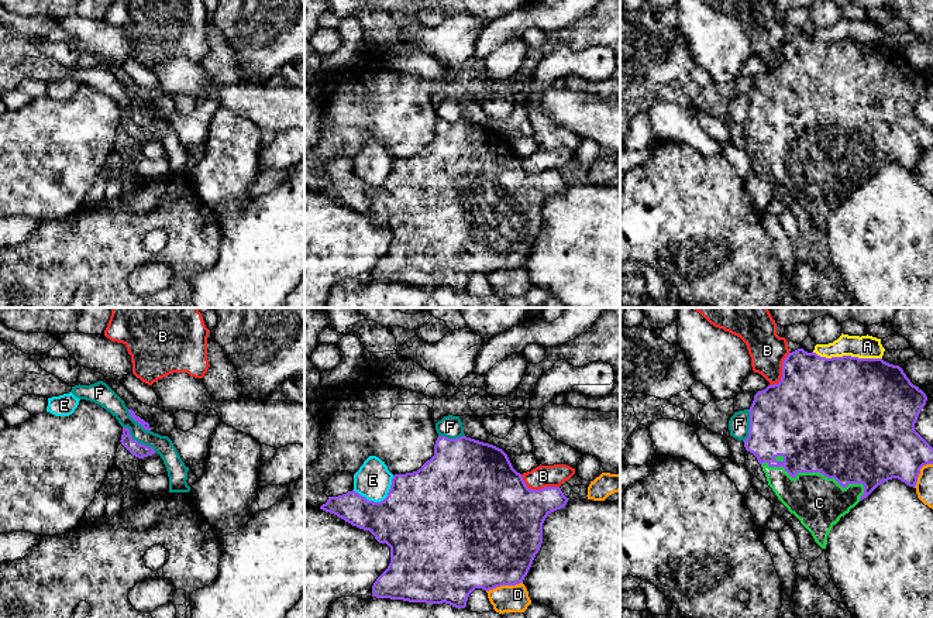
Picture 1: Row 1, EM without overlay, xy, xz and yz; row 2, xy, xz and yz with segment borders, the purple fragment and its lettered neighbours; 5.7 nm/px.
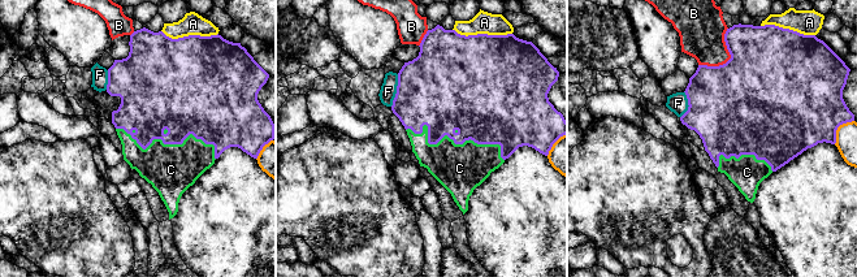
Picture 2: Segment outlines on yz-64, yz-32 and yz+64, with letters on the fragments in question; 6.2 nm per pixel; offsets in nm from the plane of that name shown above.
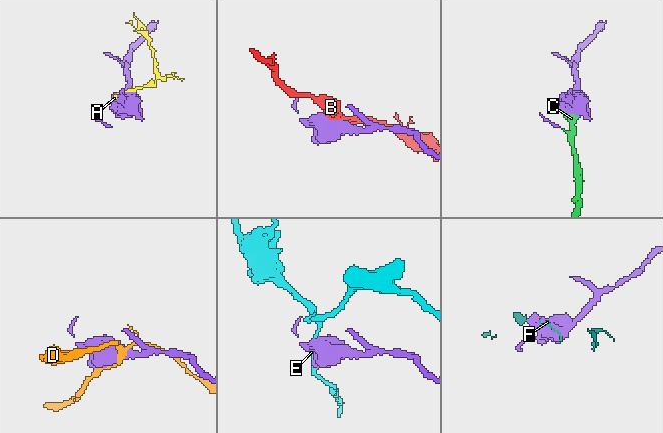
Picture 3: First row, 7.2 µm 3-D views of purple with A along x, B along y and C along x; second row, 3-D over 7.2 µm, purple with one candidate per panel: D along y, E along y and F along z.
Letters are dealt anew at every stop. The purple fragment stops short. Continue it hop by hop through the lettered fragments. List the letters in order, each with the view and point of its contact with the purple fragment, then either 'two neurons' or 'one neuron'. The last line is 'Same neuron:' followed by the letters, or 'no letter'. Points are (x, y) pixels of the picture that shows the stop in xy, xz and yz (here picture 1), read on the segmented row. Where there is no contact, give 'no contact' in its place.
A: contact yz (847, 356); two neurons
B: contact xz (537, 490); two neurons
C: contact yz (816, 471); one neuron
D: contact xz (503, 584); two neurons
E: contact xz (381, 501); two neurons
F: contact xy (136, 440); two neurons
Same neuron: C

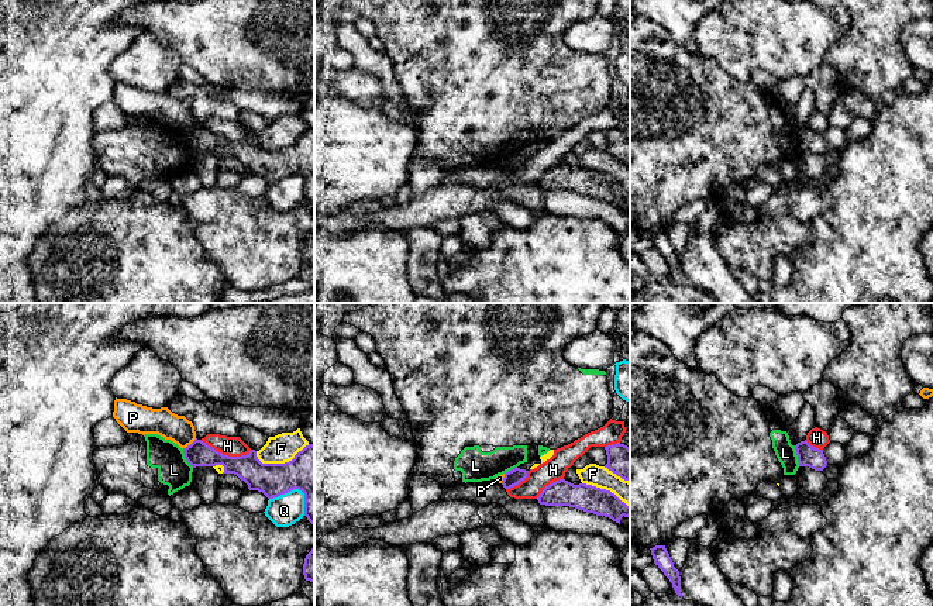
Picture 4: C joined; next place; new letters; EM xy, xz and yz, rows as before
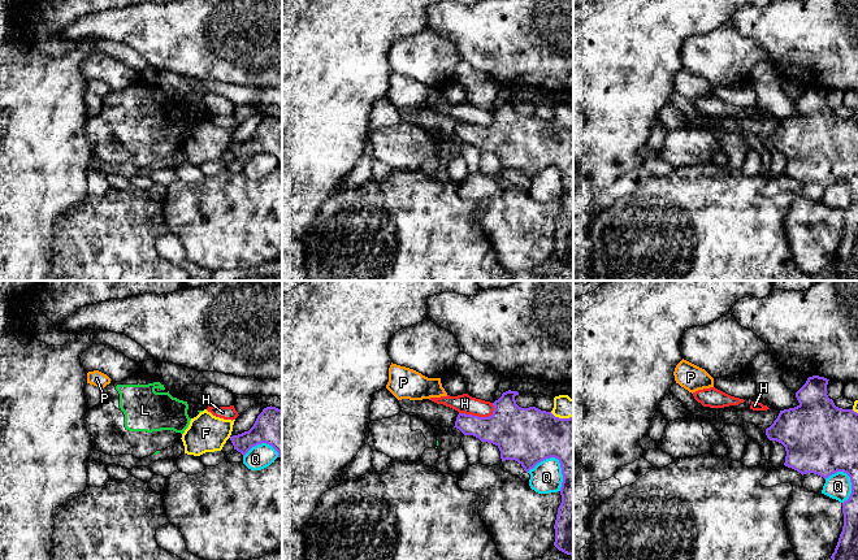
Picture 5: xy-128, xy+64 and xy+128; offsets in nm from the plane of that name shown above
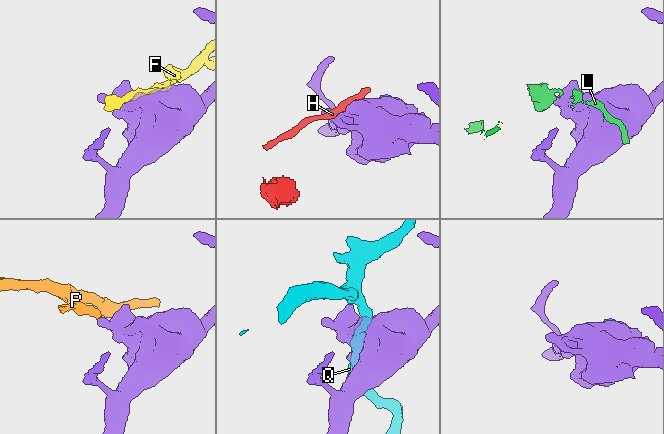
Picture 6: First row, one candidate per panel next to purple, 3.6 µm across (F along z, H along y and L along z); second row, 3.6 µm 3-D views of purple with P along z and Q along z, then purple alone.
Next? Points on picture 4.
F: contact xy (282, 464); two neurons
H: contact xy (226, 455); two neurons
L: contact yz (796, 454); two neurons
P: contact xy (190, 444); two neurons
Q: contact xy (298, 488); two neurons
Same neuron: no letter

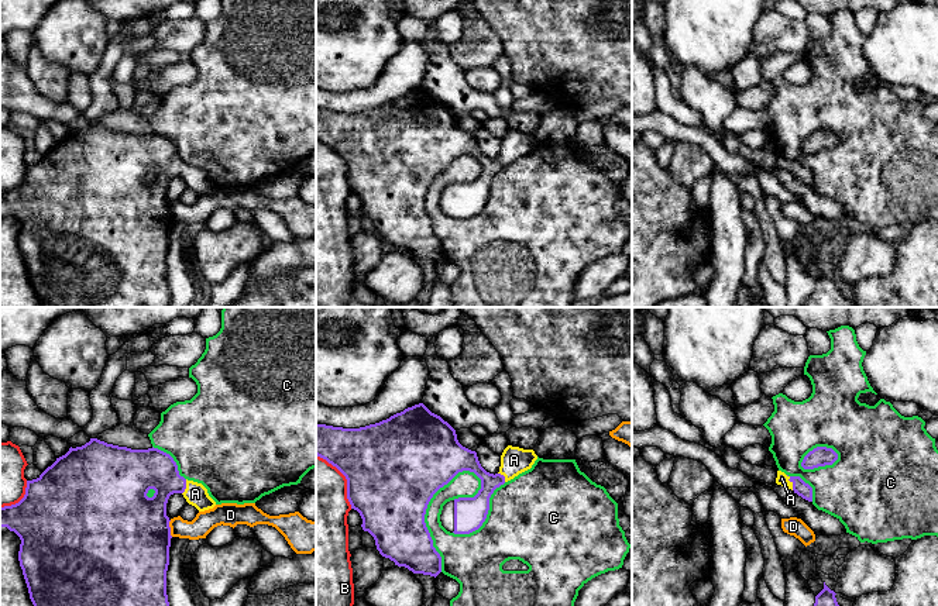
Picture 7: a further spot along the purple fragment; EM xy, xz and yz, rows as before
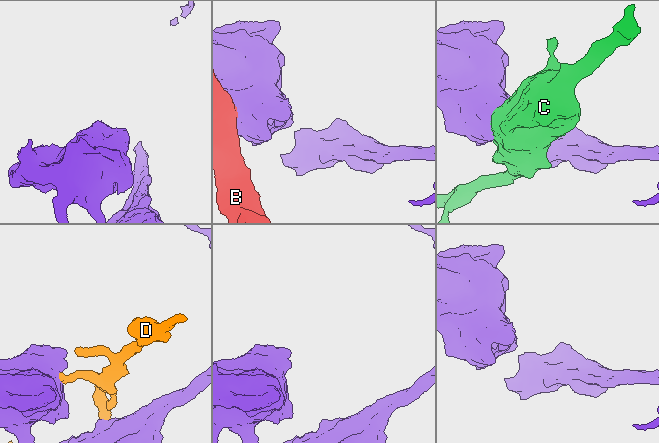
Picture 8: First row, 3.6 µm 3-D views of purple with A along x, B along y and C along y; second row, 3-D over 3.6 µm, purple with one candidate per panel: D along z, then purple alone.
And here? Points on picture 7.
A: contact yz (790, 481); one neuron
B: contact xz (346, 478); two neurons
C: contact xz (423, 516); two neurons
D: contact xy (169, 529); two neurons
Same neuron: A

